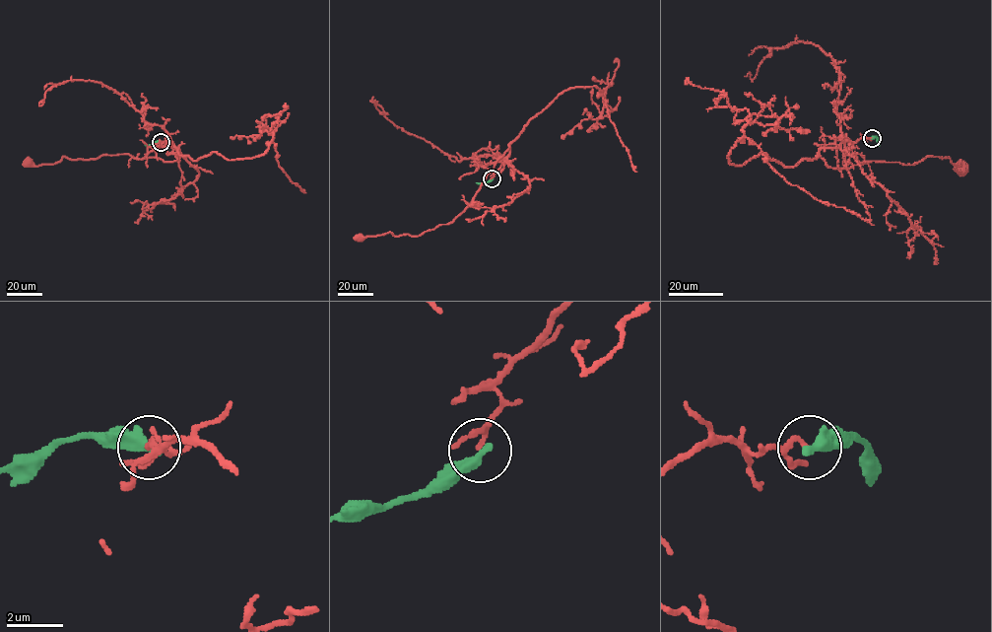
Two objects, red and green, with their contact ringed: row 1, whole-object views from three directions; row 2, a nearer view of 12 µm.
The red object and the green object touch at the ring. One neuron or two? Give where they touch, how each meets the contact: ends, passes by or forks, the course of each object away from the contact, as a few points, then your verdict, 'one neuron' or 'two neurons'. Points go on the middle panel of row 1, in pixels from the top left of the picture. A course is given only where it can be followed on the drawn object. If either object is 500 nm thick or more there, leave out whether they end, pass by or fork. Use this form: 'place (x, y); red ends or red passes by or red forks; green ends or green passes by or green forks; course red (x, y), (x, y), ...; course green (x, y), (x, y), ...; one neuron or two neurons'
place (492, 178); red passes by; green ends; course red (492, 178), (508, 154), (508, 145), (471, 202), (451, 222), (417, 236), (398, 236), (388, 232), (359, 237); course green (492, 178), (476, 182); two neurons

